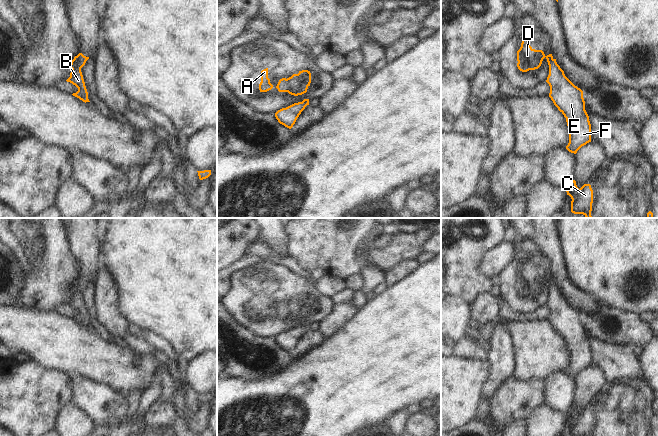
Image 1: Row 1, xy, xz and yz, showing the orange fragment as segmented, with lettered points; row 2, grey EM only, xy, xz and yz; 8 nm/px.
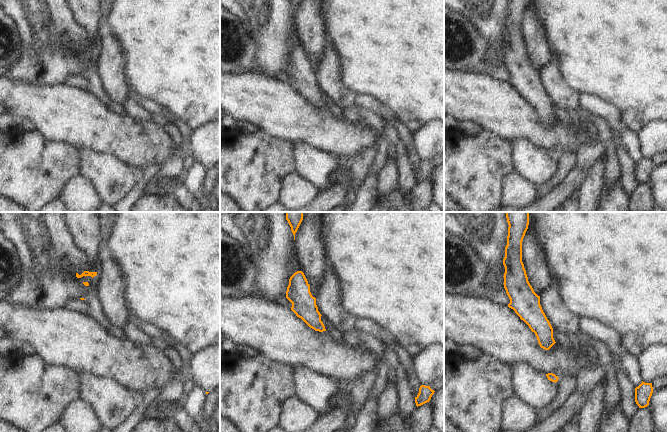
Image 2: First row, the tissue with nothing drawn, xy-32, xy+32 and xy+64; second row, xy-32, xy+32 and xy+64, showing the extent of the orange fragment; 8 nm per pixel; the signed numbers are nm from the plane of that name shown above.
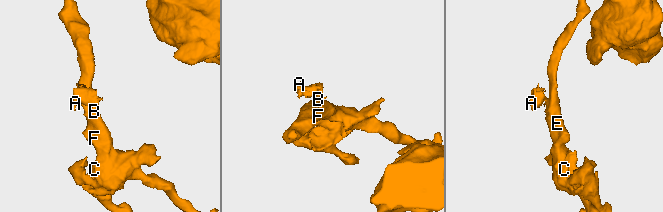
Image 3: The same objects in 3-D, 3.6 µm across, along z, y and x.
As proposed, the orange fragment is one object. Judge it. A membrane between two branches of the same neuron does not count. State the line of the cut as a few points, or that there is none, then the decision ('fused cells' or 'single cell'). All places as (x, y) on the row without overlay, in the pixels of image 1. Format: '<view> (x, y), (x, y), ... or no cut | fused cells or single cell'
xy (71, 285), (76, 286), (81, 291) | fused cells

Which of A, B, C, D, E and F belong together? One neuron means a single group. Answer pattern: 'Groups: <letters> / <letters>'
Groups: A D / B C E F

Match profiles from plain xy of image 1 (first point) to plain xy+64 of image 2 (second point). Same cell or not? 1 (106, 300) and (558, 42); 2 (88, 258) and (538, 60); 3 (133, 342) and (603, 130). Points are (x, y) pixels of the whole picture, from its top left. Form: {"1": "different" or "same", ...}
{"1": "different", "2": "same", "3": "same"}

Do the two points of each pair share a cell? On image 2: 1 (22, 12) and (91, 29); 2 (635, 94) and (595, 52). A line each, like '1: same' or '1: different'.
1: different
2: same

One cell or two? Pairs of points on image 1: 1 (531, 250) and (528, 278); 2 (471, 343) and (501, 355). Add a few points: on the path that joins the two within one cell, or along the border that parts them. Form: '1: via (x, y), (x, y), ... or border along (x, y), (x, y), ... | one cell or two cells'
1: via (529, 257), (529, 271) | one cell
2: border along (486, 346), (488, 350), (487, 360) | two cells

